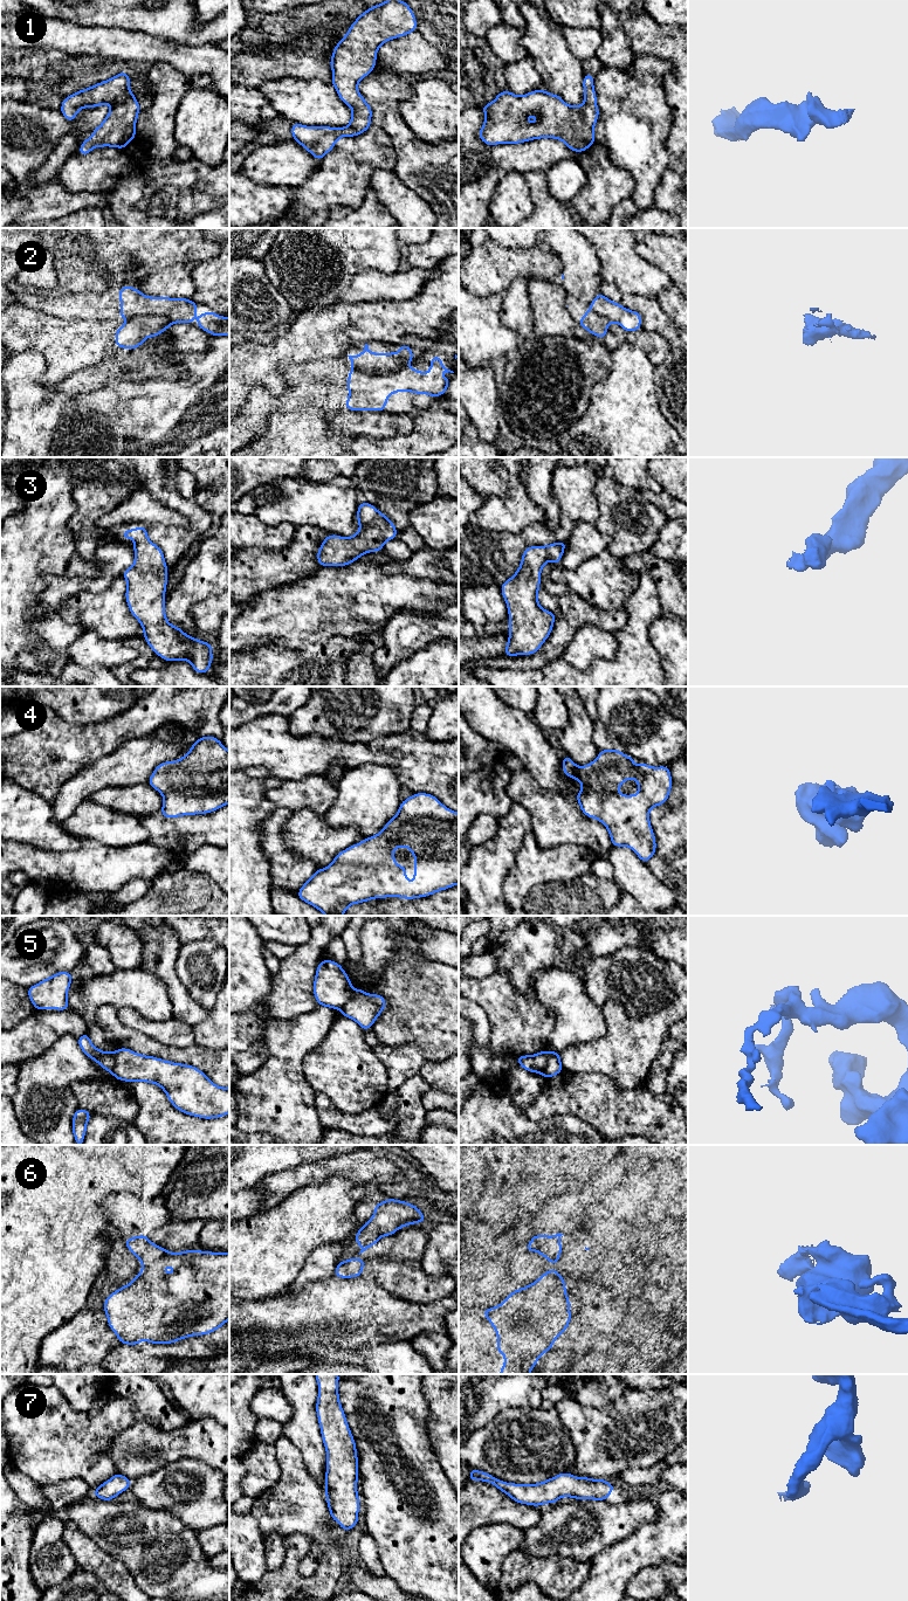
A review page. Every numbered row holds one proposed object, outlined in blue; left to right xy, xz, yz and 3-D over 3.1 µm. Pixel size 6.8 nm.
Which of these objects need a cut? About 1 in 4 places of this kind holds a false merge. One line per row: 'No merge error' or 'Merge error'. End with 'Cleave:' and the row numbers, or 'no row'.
1: No merge error
2: Merge error
3: No merge error
4: No merge error
5: Merge error
6: Merge error
7: No merge error
Cleave: 2, 5, 6

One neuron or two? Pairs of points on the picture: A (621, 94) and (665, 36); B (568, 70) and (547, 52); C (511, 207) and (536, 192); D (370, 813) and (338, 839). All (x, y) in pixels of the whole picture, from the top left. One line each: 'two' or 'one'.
A: two
B: one
C: two
D: two

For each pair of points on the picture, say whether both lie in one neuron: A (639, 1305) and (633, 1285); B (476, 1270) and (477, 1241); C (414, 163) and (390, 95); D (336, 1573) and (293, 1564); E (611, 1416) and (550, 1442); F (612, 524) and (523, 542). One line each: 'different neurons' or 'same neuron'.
A: same neuron
B: different neurons
C: same neuron
D: same neuron
E: different neurons
F: different neurons

